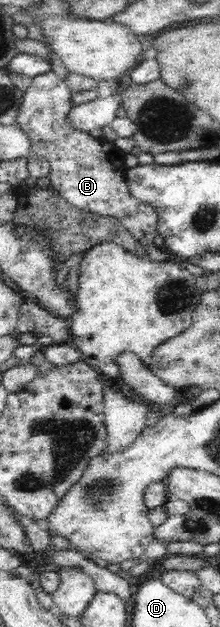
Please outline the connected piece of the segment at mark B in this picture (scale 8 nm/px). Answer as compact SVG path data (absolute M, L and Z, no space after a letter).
M51 70L32 79L21 97L16 123L27 134L30 151L48 161L47 177L61 196L79 209L118 219L147 249L158 234L157 209L132 196L126 180L127 153L118 149L113 141L103 137L95 139L89 131L75 129L70 124L69 116L74 107L71 90Z

